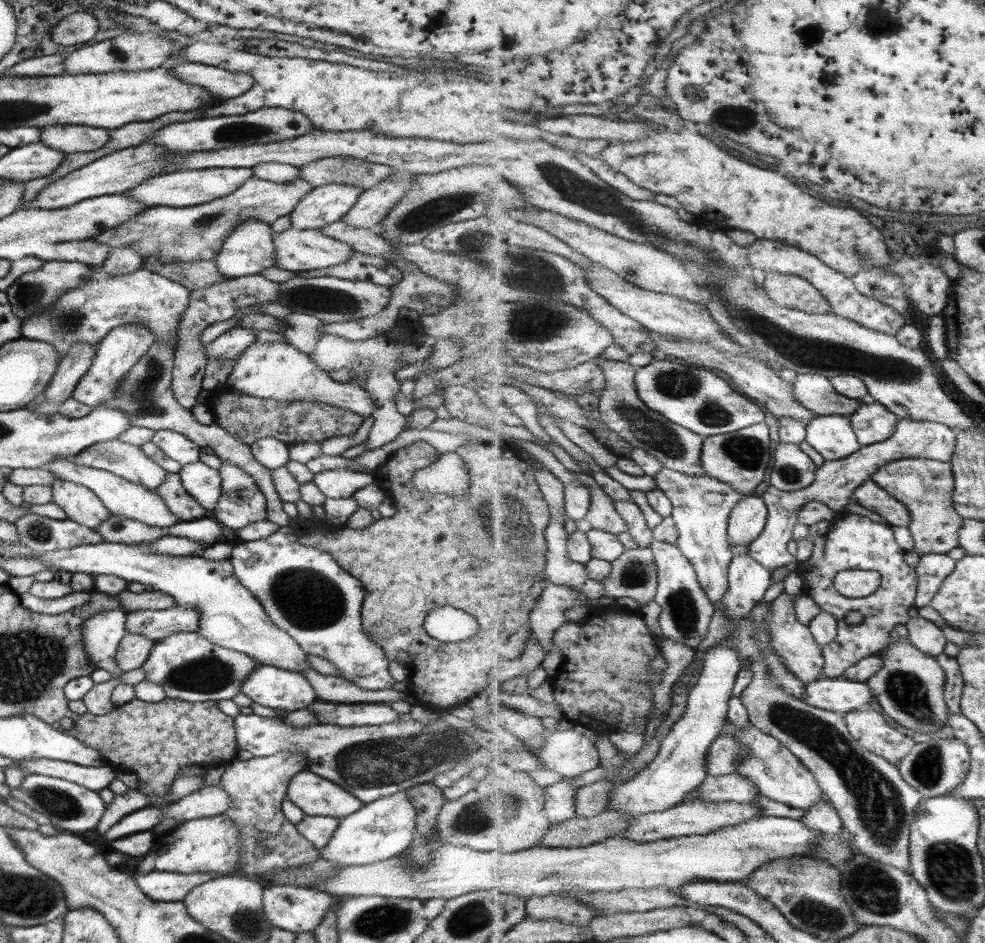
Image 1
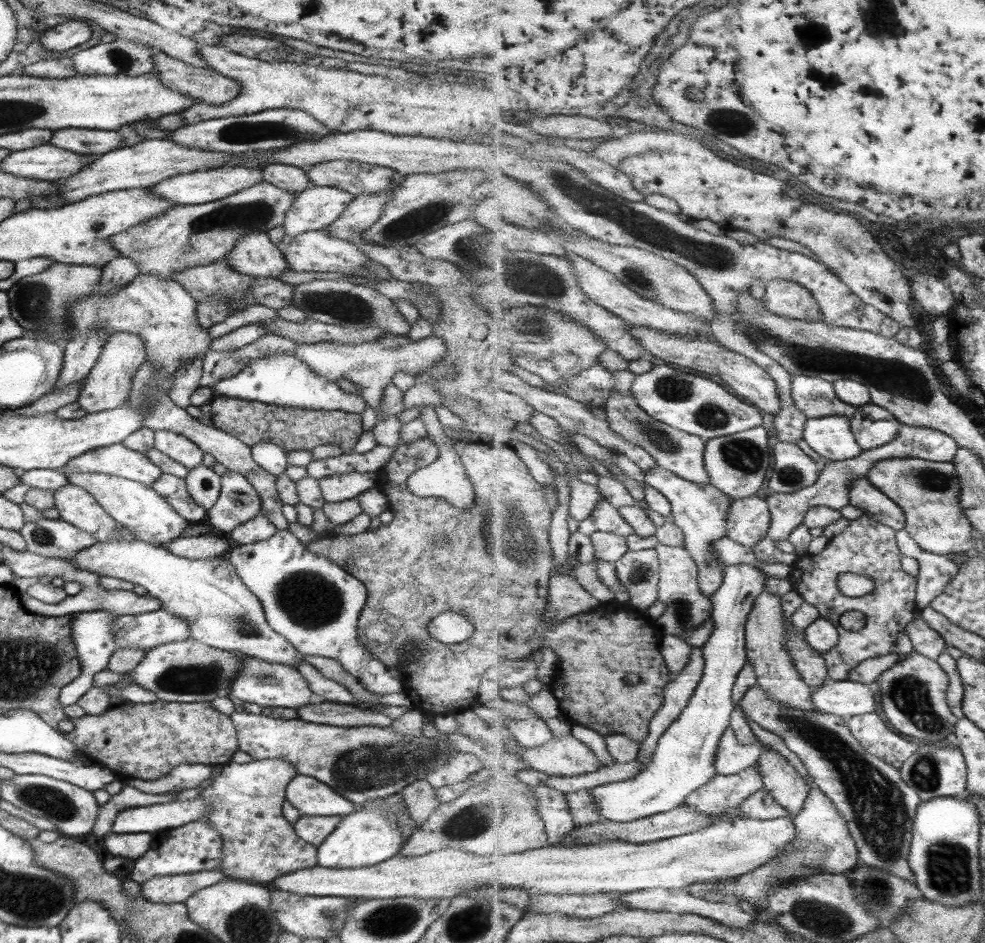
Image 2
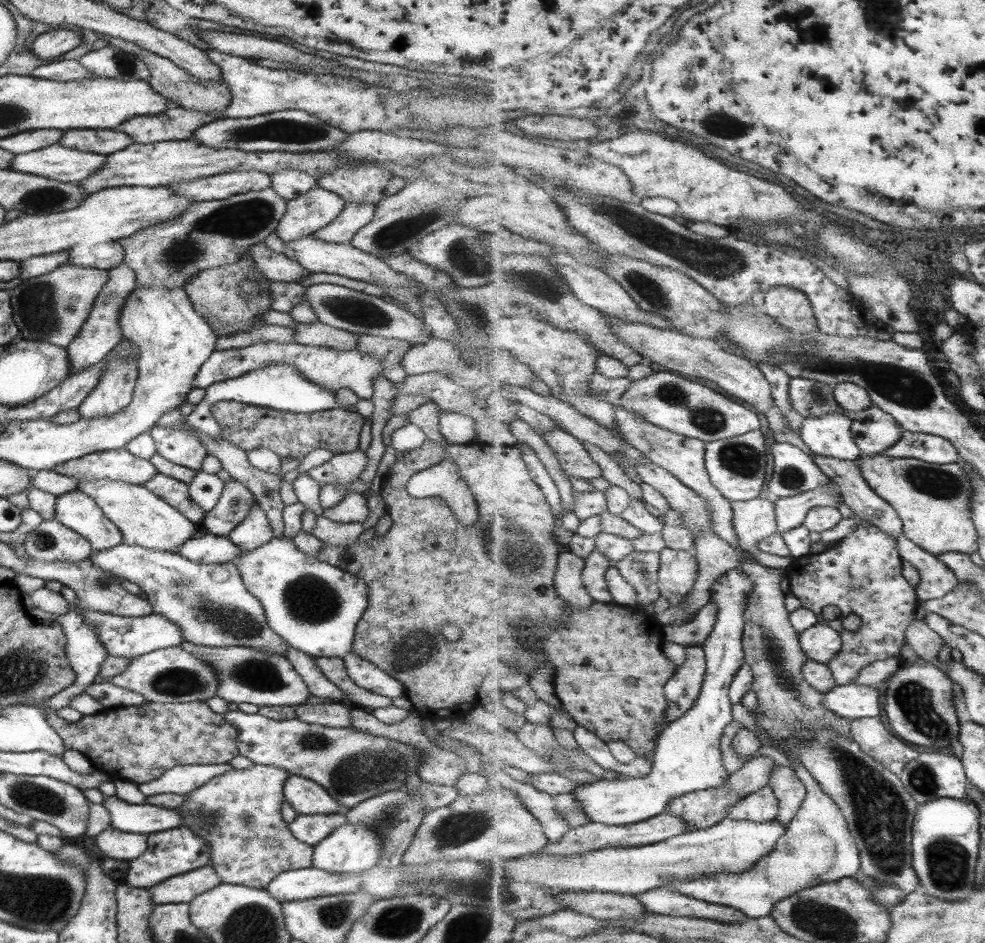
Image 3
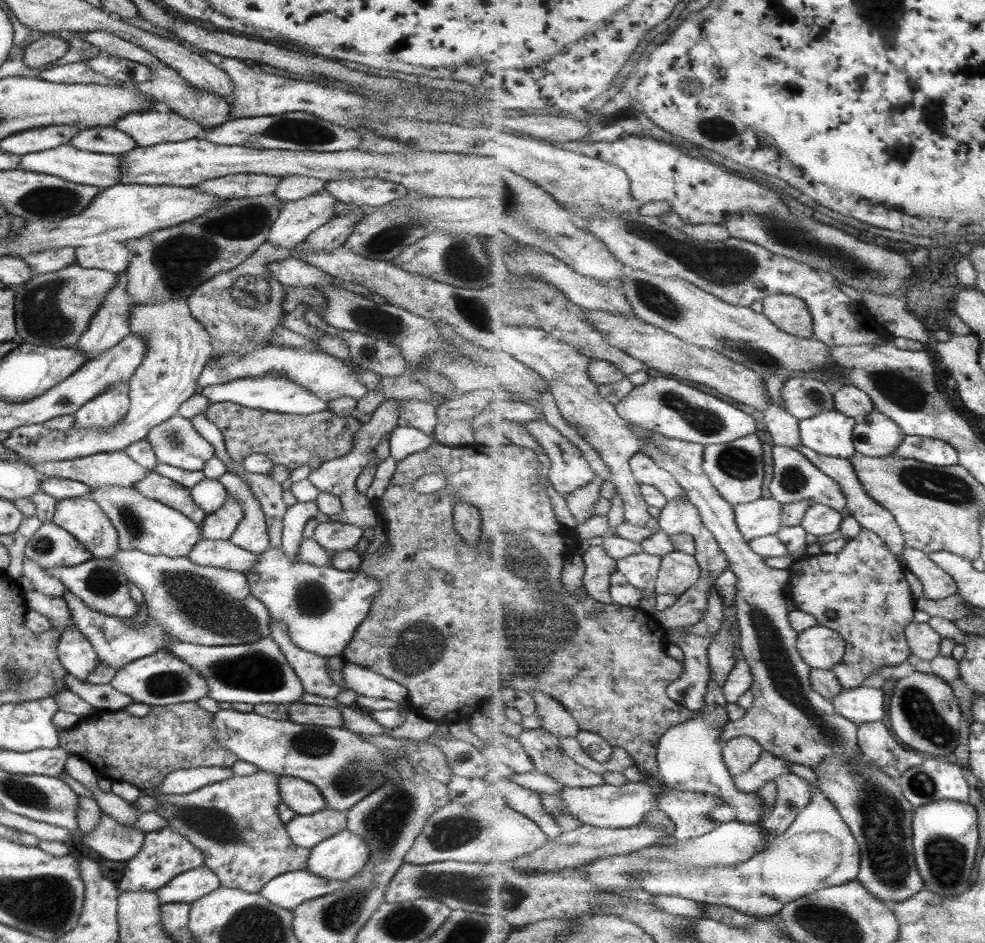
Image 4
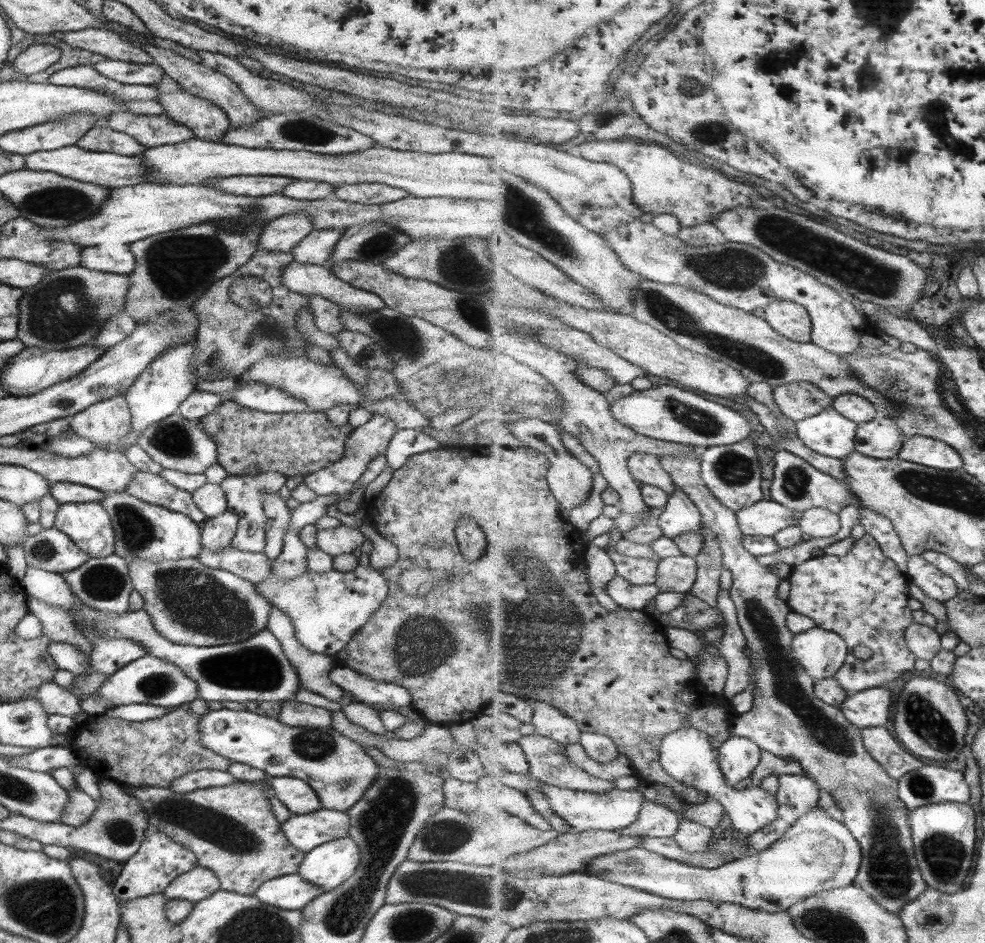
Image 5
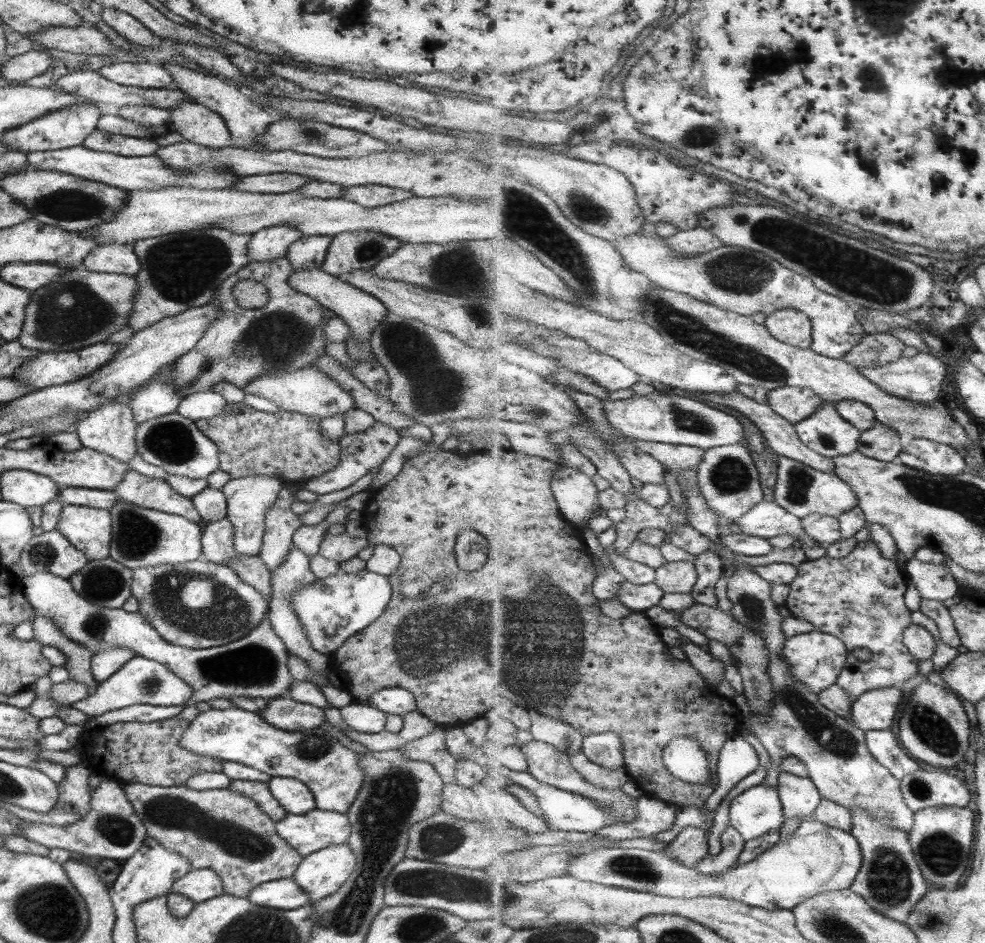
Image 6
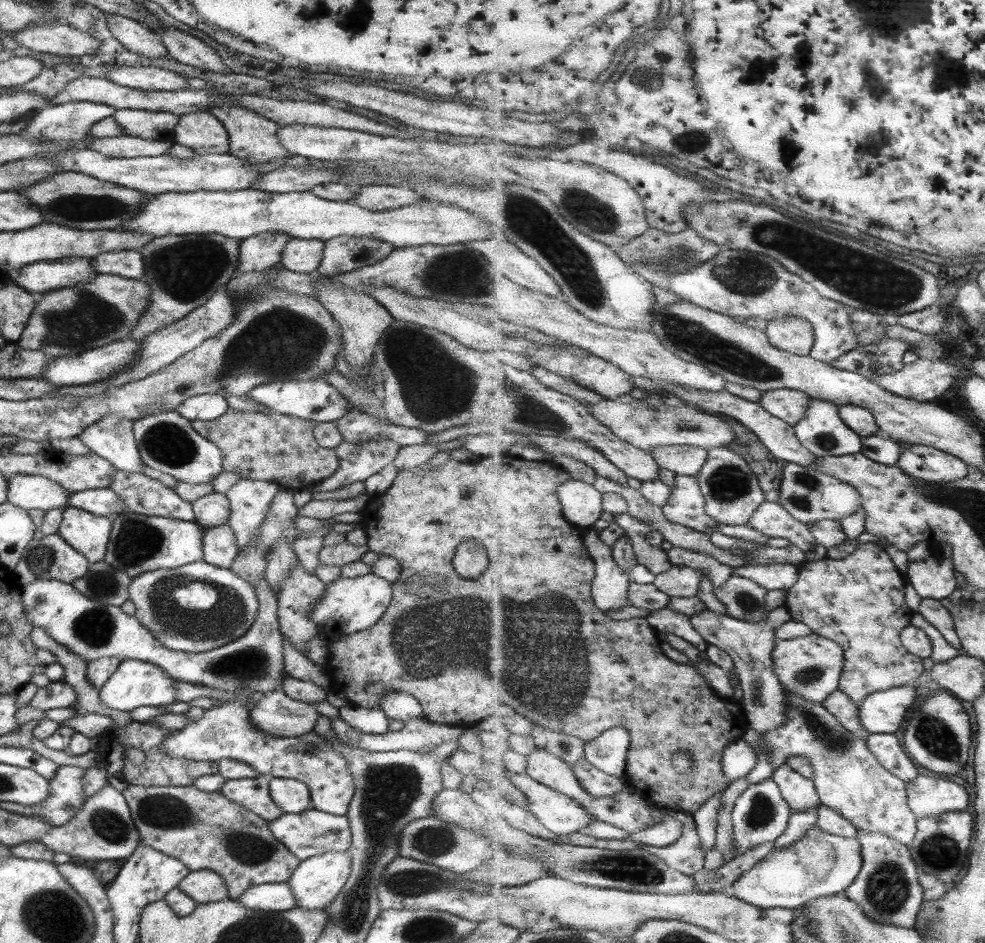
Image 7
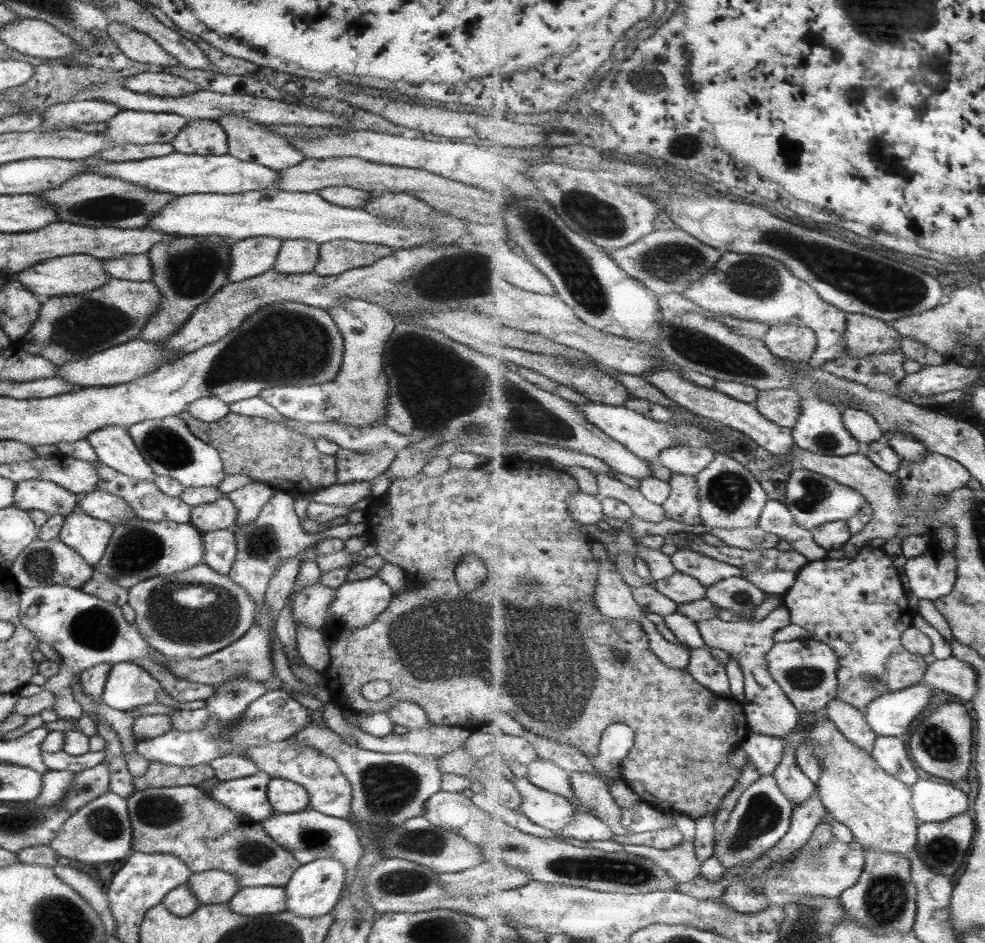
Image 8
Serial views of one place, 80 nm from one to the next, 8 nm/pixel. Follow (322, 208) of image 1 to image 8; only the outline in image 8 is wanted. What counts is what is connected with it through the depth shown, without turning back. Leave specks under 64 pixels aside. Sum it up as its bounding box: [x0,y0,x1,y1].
[228,236,282,282]

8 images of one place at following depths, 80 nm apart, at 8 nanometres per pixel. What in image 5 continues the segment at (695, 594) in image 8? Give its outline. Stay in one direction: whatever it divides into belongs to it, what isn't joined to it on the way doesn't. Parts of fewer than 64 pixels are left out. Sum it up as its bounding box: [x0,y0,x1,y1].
[656,554,698,593]

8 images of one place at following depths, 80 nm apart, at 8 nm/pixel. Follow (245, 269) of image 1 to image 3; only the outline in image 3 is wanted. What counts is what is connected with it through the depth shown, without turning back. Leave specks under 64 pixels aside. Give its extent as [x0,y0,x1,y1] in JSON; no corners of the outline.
[243,242,310,282]

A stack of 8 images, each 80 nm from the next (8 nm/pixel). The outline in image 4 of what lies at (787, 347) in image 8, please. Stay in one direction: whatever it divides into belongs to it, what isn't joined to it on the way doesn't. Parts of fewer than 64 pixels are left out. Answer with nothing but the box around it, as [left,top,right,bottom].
[762,293,814,338]

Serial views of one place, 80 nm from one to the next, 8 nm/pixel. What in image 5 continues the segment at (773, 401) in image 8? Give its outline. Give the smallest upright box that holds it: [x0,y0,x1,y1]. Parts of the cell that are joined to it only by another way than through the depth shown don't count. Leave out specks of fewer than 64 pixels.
[774,381,834,421]

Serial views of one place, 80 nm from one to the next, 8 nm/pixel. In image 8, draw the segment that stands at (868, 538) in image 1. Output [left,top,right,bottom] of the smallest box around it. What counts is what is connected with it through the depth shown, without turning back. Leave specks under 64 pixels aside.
[784,544,928,715]

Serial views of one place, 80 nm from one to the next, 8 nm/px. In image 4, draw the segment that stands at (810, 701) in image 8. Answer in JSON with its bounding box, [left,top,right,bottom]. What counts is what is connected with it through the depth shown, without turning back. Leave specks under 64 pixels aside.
[798,624,846,670]

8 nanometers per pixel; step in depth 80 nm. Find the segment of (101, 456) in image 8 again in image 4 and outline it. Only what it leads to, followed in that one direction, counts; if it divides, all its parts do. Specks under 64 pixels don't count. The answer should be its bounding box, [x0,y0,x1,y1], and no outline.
[72,383,128,430]

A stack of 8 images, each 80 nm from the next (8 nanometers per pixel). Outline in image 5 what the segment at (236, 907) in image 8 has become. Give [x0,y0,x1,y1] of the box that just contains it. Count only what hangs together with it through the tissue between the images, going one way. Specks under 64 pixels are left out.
[252,872,323,910]

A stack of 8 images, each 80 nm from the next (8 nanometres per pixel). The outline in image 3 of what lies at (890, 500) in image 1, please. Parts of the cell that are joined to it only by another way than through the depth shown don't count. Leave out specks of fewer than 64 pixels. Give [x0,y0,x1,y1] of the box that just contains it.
[807,450,904,538]

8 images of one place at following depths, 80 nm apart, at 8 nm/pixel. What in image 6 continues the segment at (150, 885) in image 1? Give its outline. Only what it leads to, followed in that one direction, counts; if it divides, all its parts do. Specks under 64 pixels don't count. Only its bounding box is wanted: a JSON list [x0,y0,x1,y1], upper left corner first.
[171,869,223,903]

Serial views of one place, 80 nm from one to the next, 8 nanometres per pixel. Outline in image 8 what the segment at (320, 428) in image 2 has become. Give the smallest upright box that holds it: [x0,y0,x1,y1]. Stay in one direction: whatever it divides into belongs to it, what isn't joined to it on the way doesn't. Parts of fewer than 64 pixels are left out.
[177,411,336,495]

